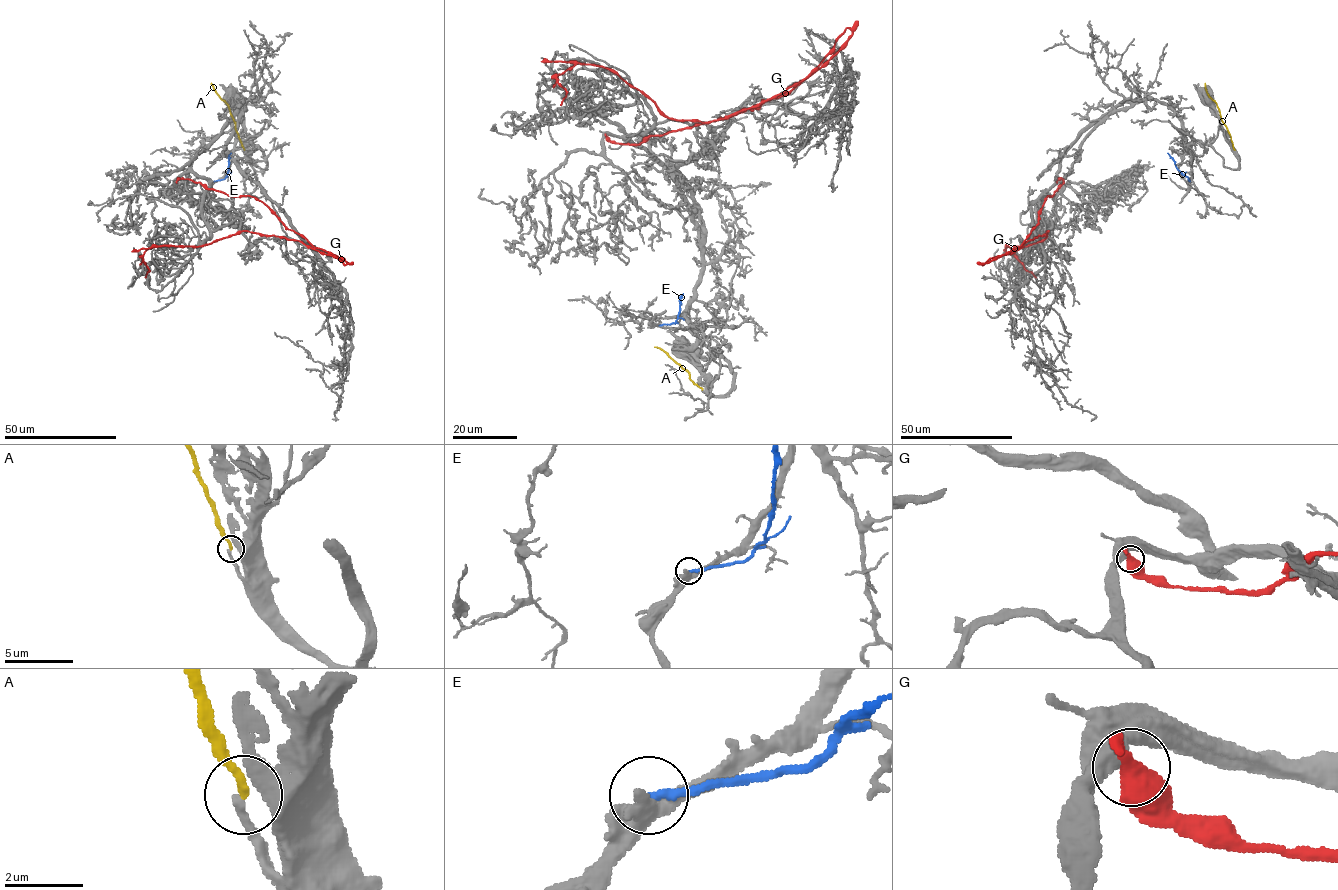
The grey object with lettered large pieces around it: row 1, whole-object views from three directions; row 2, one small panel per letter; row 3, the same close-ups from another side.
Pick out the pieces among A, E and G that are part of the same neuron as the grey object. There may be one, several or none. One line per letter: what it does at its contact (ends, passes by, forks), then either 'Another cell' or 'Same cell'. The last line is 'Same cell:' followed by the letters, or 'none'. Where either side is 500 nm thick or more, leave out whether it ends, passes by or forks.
A: It ends there. Another cell
E: It ends there. Another cell
G: Another cell
Same cell: none

